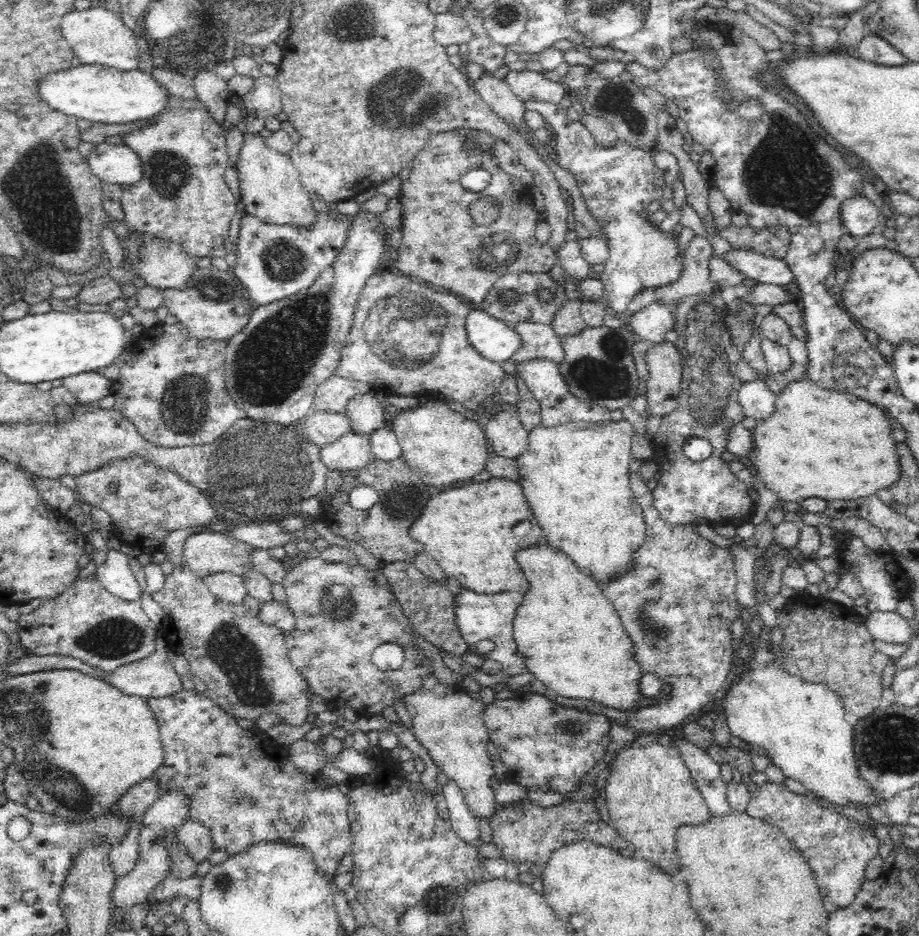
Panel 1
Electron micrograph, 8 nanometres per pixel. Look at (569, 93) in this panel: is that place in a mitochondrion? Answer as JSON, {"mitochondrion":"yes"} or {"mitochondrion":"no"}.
{"mitochondrion":"no"}

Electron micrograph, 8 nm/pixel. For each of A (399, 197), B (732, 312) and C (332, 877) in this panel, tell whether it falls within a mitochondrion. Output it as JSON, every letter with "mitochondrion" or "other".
{"A":"other","B":"mitochondrion","C":"other"}

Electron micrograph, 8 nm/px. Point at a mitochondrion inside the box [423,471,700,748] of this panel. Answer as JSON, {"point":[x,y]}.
{"point":[652,629]}

